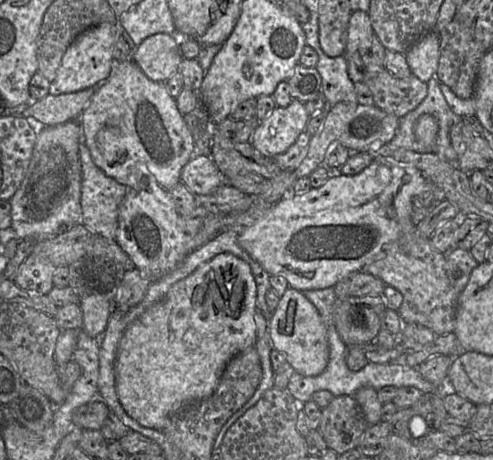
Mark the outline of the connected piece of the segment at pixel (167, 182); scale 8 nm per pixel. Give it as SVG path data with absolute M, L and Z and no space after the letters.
M131 60L115 61L112 65L111 74L106 81L98 86L90 102L79 117L82 128L82 142L86 144L91 152L93 162L109 177L114 178L118 183L133 188L138 185L144 174L138 168L139 163L144 163L149 172L156 178L156 181L166 190L170 190L181 182L180 173L185 164L195 155L196 146L193 135L183 117L179 112L175 99L168 93L165 83L150 80L142 70Z

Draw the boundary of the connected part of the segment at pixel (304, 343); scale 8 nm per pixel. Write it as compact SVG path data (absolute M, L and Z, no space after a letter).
M288 287L279 298L275 311L270 314L268 330L273 349L281 352L289 366L303 376L317 376L327 367L329 362L329 346L327 341L327 329L314 305L303 295L302 292Z

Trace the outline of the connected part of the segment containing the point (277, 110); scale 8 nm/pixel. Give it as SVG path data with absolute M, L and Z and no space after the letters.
M292 99L286 107L276 106L263 120L259 121L254 129L250 143L263 157L273 159L276 155L284 153L305 130L310 116L304 103Z

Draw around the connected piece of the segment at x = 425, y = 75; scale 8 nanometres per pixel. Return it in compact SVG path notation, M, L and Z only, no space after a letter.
M435 30L427 32L405 53L412 74L425 83L436 76L439 57L440 38Z

